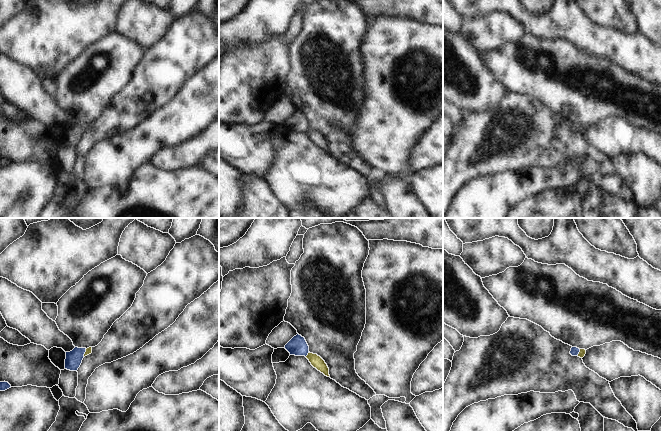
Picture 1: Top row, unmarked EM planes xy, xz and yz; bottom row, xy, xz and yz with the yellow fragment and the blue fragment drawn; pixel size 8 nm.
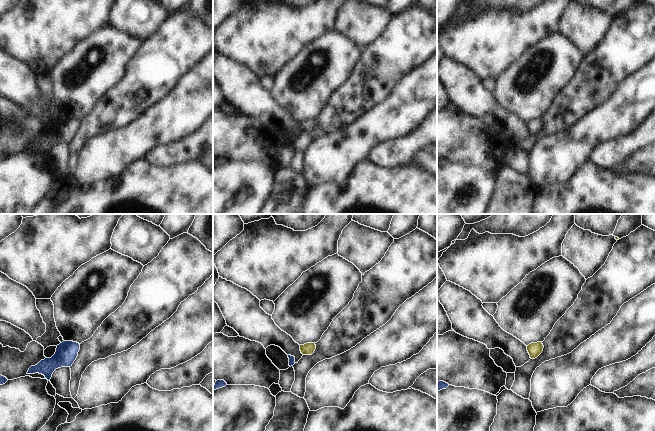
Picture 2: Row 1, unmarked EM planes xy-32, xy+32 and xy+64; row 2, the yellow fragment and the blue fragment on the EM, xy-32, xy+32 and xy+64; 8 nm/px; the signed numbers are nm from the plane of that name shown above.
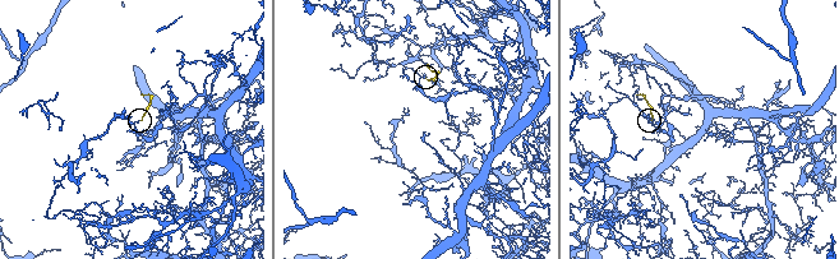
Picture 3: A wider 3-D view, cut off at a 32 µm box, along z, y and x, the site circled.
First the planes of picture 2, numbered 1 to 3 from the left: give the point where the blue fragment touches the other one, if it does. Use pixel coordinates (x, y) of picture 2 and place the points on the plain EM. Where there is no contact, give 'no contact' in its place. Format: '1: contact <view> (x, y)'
1: no contact
2: no contact
3: no contact

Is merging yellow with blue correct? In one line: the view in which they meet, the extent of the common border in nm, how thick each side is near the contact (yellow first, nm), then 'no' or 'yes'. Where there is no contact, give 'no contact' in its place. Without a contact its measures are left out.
meets yellow in xz; contact 50 nm long; 100 nm thick on the yellow side, 150 nm on the other; yes

